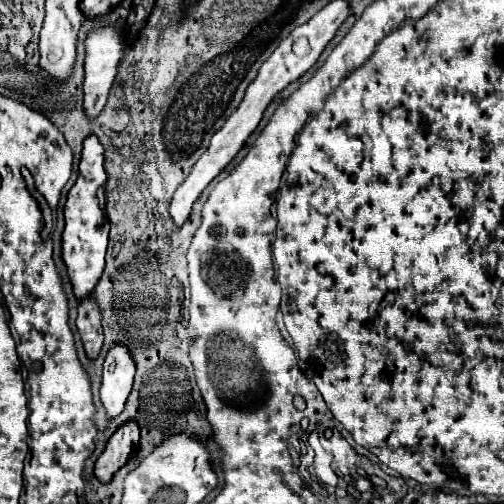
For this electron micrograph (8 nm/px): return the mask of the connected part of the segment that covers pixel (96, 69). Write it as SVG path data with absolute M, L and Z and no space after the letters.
M111 26L91 30L87 40L87 56L85 56L85 114L89 120L97 118L107 102L109 88L117 74L119 62L123 58L123 36Z

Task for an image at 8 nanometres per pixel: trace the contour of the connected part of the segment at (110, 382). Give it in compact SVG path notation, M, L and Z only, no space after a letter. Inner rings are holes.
M117 344L109 350L103 364L103 384L101 384L101 402L109 420L117 418L125 400L131 392L135 376L135 362L127 350L127 346Z

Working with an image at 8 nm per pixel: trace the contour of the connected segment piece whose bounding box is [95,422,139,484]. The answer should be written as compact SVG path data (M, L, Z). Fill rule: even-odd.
M133 422L123 424L107 442L105 452L95 462L95 478L101 484L111 482L113 474L127 464L127 460L137 452L139 448L139 428Z

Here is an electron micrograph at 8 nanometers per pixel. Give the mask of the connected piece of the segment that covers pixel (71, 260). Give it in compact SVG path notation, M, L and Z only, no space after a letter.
M93 134L87 136L83 142L79 178L67 194L65 230L63 230L63 262L67 266L69 282L73 286L73 294L77 296L77 300L87 298L95 290L97 280L101 278L101 272L105 266L105 250L107 250L107 240L109 240L109 220L107 220L107 216L101 210L99 200L97 200L97 190L107 180L103 162L105 162L103 146L99 144L97 136L93 136Z

